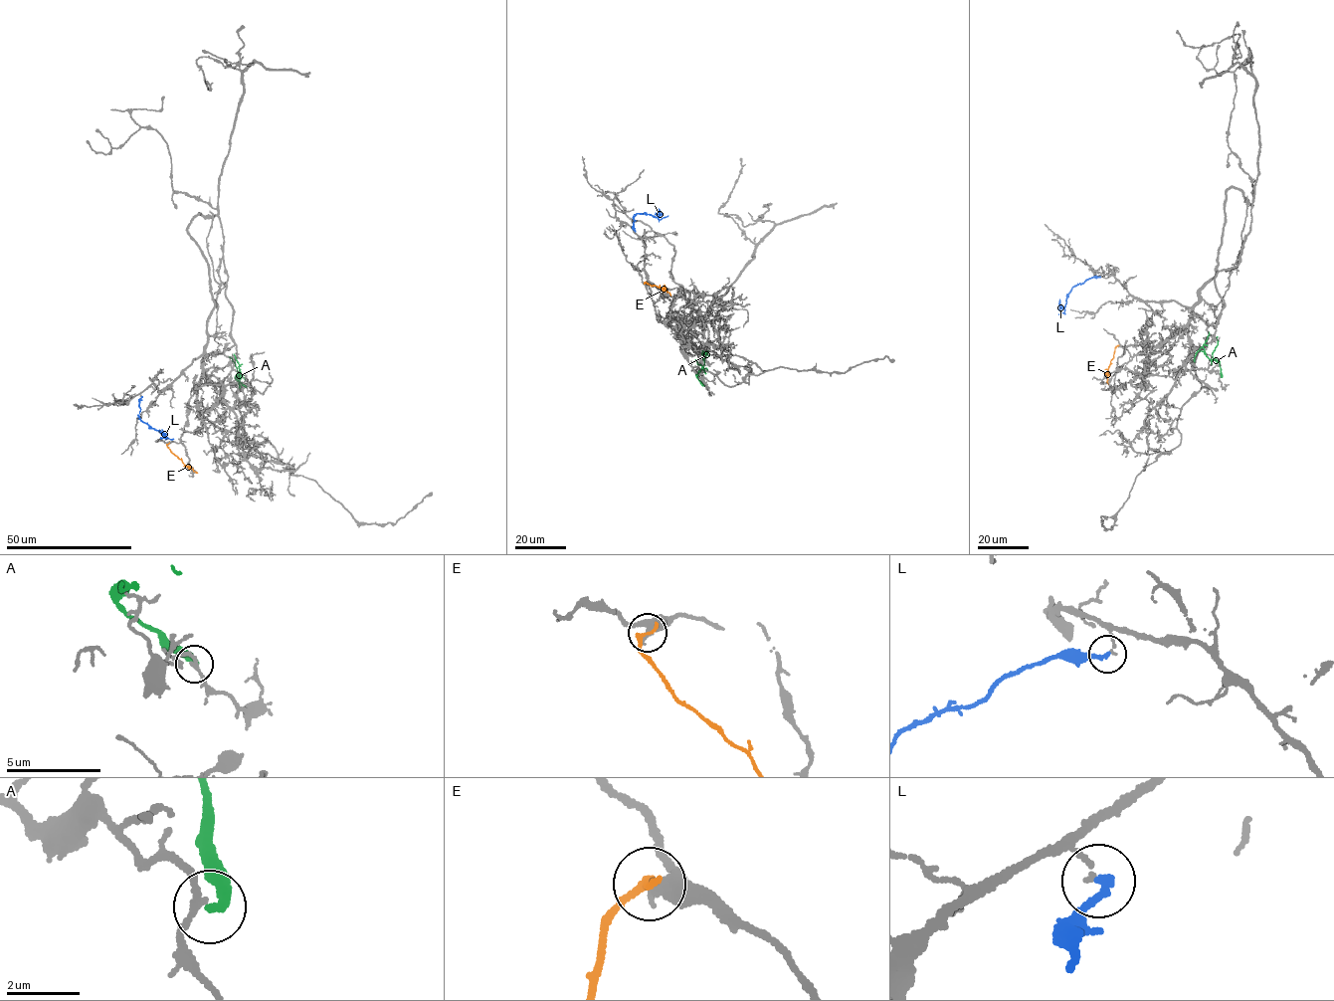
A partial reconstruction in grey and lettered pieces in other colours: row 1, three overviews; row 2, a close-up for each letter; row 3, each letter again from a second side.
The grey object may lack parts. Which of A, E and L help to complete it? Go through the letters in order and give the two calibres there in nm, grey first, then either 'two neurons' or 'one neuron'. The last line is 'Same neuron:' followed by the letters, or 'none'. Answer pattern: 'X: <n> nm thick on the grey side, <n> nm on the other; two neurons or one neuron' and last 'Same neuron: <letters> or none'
A: 160 nm thick on the grey side, 360 nm on the other; two neurons
E: 380 nm thick on the grey side, 240 nm on the other; two neurons
L: 130 nm thick on the grey side, 240 nm on the other; two neurons
Same neuron: none

